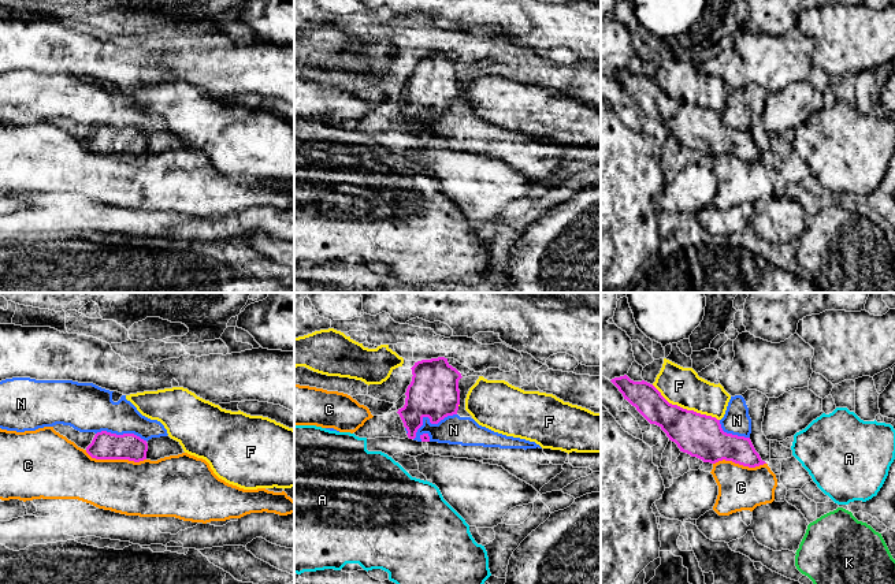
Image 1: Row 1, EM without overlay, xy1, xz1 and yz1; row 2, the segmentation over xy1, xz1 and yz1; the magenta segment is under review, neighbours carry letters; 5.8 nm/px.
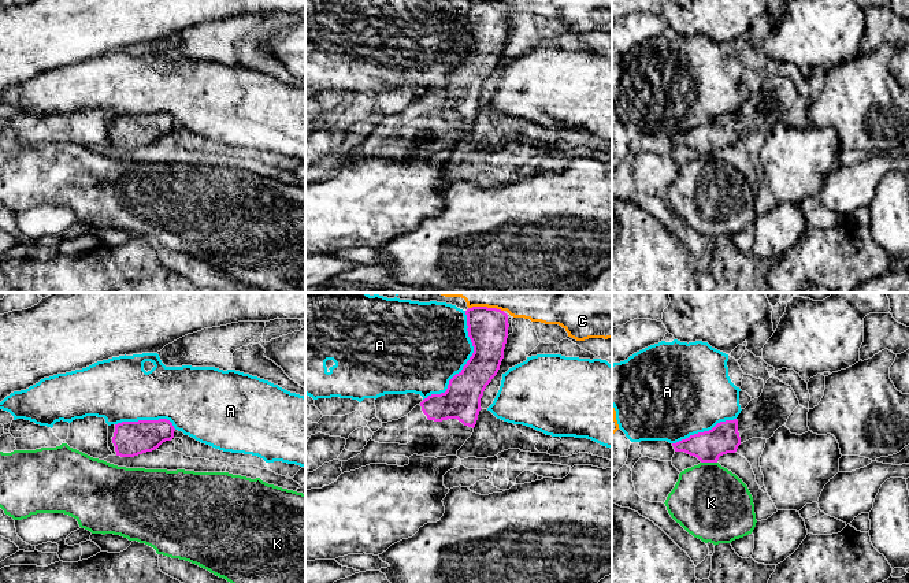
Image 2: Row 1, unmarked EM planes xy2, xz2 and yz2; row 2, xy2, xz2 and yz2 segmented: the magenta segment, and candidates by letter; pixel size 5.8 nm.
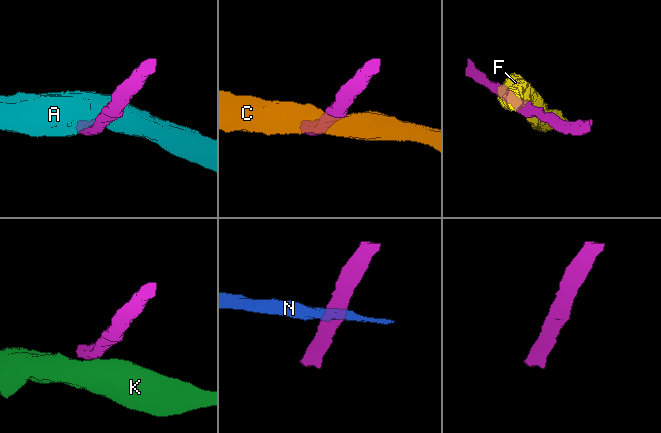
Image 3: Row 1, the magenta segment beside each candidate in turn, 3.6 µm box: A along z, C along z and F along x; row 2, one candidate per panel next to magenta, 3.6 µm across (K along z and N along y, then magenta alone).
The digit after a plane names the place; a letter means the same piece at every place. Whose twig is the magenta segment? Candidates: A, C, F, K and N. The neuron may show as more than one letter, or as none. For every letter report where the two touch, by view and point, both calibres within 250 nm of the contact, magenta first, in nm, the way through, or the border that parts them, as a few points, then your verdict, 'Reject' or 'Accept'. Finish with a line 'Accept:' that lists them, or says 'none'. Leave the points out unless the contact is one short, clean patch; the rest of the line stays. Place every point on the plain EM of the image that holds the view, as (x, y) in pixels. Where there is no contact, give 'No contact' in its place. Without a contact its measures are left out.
A: Touches magenta at xz2 (467, 55). Thickness 240 nm (magenta) against 460 nm. Reject
C: Touches magenta at xy1 (115, 152). Thickness 160 nm (magenta) against 320 nm. Reject
F: Touches magenta at yz1 (686, 103). Thickness 260 nm (magenta) against 220 nm. Reject
K: Touches magenta at yz2 (709, 155). Thickness 180 nm (magenta) against 440 nm. Boundary: yz2 (701, 155), (716, 156). Reject
N: Touches magenta at xz1 (430, 114). Thickness 300 nm (magenta) against 170 nm. Boundary: xz1 (456, 107), (437, 116), (424, 111), (413, 133). Reject
Accept: none

